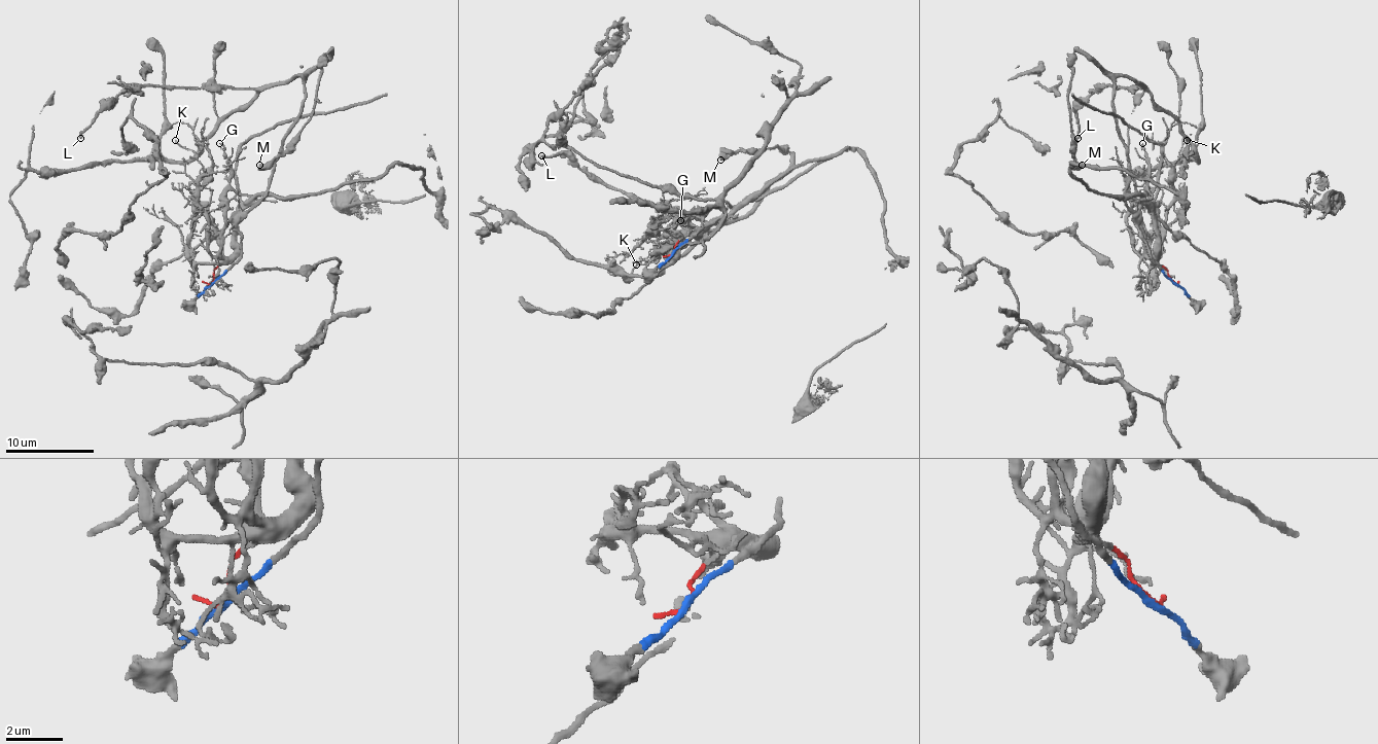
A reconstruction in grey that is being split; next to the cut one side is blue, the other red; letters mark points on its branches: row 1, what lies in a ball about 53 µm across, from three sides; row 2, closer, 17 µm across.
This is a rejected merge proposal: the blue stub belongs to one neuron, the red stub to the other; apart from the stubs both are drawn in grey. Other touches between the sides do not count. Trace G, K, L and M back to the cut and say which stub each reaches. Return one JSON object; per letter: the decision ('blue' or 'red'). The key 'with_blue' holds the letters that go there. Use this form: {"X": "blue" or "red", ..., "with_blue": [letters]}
{"G": "red", "K": "red", "L": "blue", "M": "blue", "with_blue": ["L", "M"]}

